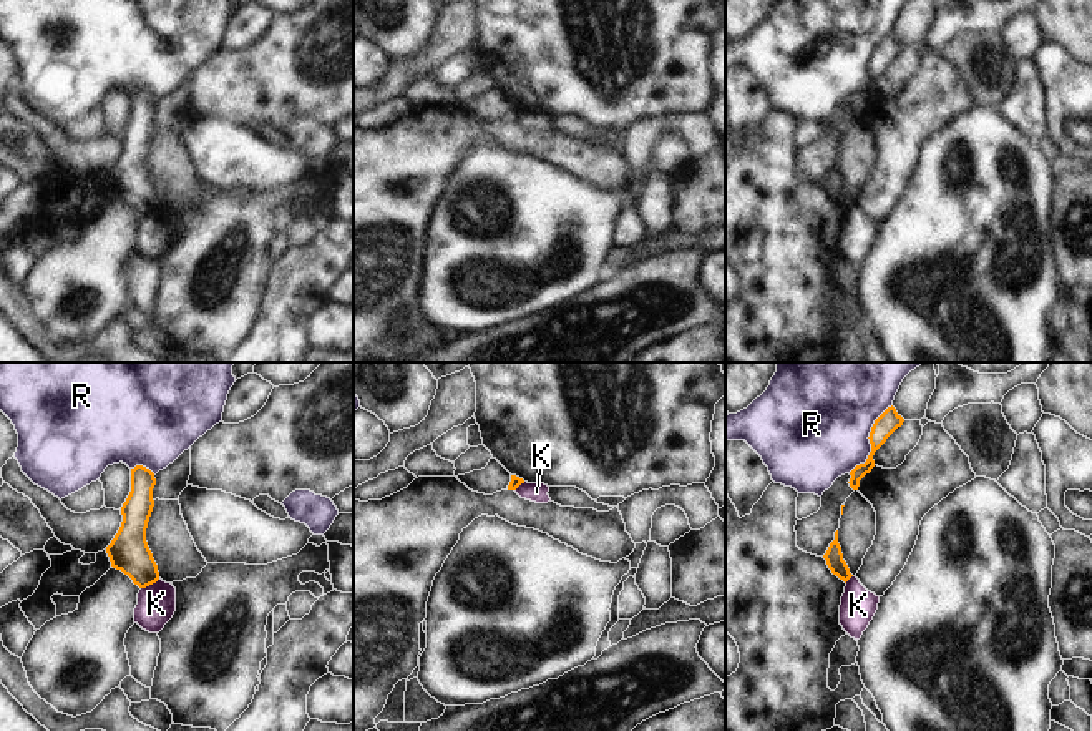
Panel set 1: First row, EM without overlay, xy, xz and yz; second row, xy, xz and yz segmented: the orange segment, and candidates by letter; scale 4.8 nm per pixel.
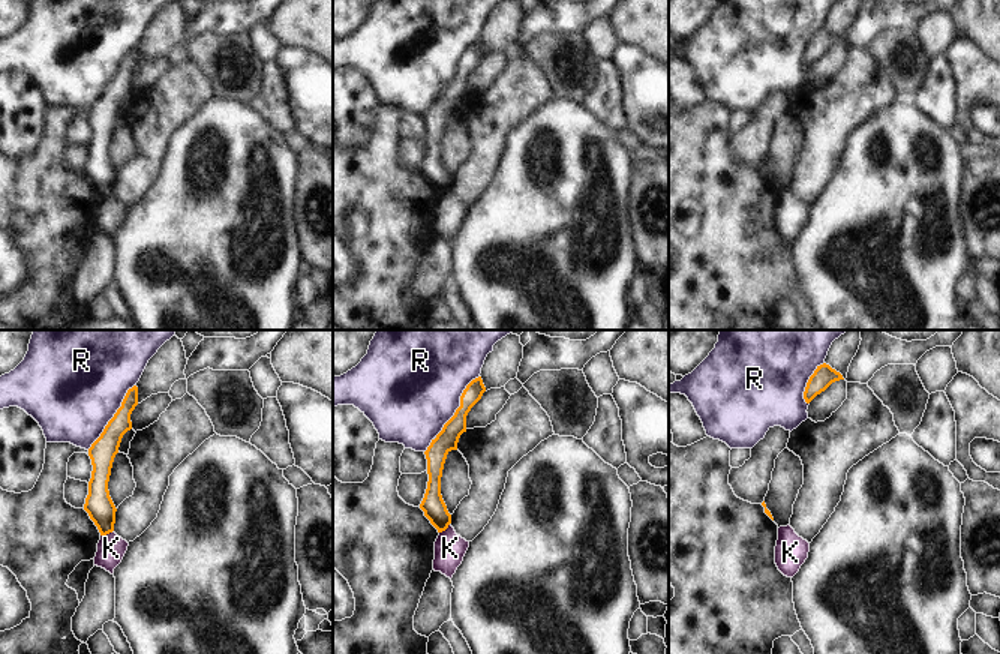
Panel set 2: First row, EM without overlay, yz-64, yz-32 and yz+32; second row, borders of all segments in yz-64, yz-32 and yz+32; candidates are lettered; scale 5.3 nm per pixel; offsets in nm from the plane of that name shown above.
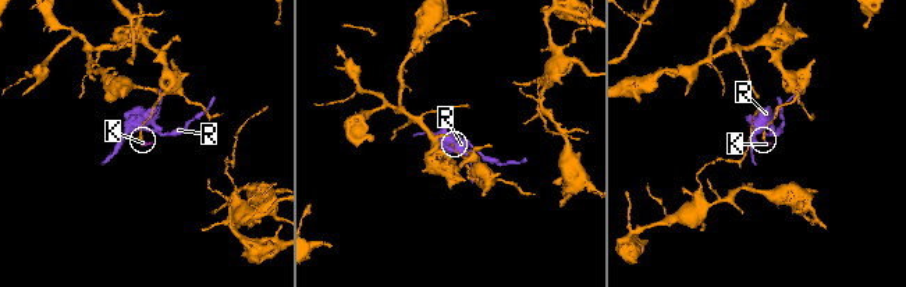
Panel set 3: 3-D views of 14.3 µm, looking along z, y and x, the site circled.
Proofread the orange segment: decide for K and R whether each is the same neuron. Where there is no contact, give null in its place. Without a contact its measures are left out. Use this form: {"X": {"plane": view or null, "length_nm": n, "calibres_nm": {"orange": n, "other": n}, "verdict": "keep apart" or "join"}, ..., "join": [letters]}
{"K": {"plane": "xy", "length_nm": 110, "calibres_nm": {"orange": 190, "other": 190}, "verdict": "keep apart"}, "R": {"plane": "yz", "length_nm": 400, "calibres_nm": {"orange": 100, "other": 480}, "verdict": "keep apart"}, "join": []}

